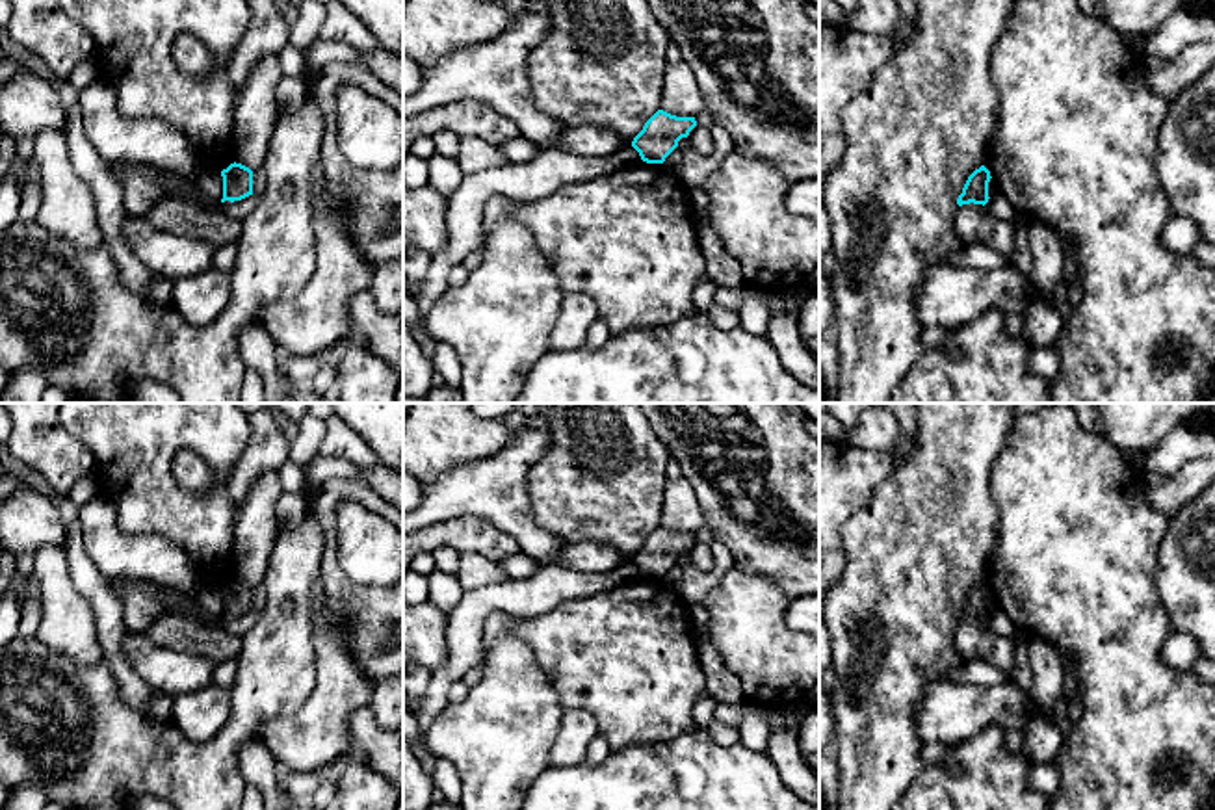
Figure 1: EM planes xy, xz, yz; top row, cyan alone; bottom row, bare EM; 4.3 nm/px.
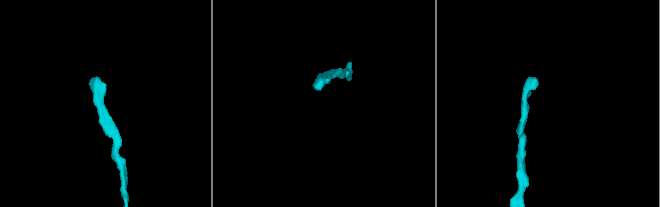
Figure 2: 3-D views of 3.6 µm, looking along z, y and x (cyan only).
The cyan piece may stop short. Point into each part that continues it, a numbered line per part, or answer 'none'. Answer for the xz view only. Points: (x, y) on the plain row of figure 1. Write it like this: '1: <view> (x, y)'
none

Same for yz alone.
none

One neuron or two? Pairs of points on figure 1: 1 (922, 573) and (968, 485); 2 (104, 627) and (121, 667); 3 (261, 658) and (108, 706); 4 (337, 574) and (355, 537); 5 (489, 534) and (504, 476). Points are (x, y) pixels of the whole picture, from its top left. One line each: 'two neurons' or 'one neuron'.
1: one neuron
2: one neuron
3: one neuron
4: two neurons
5: two neurons

